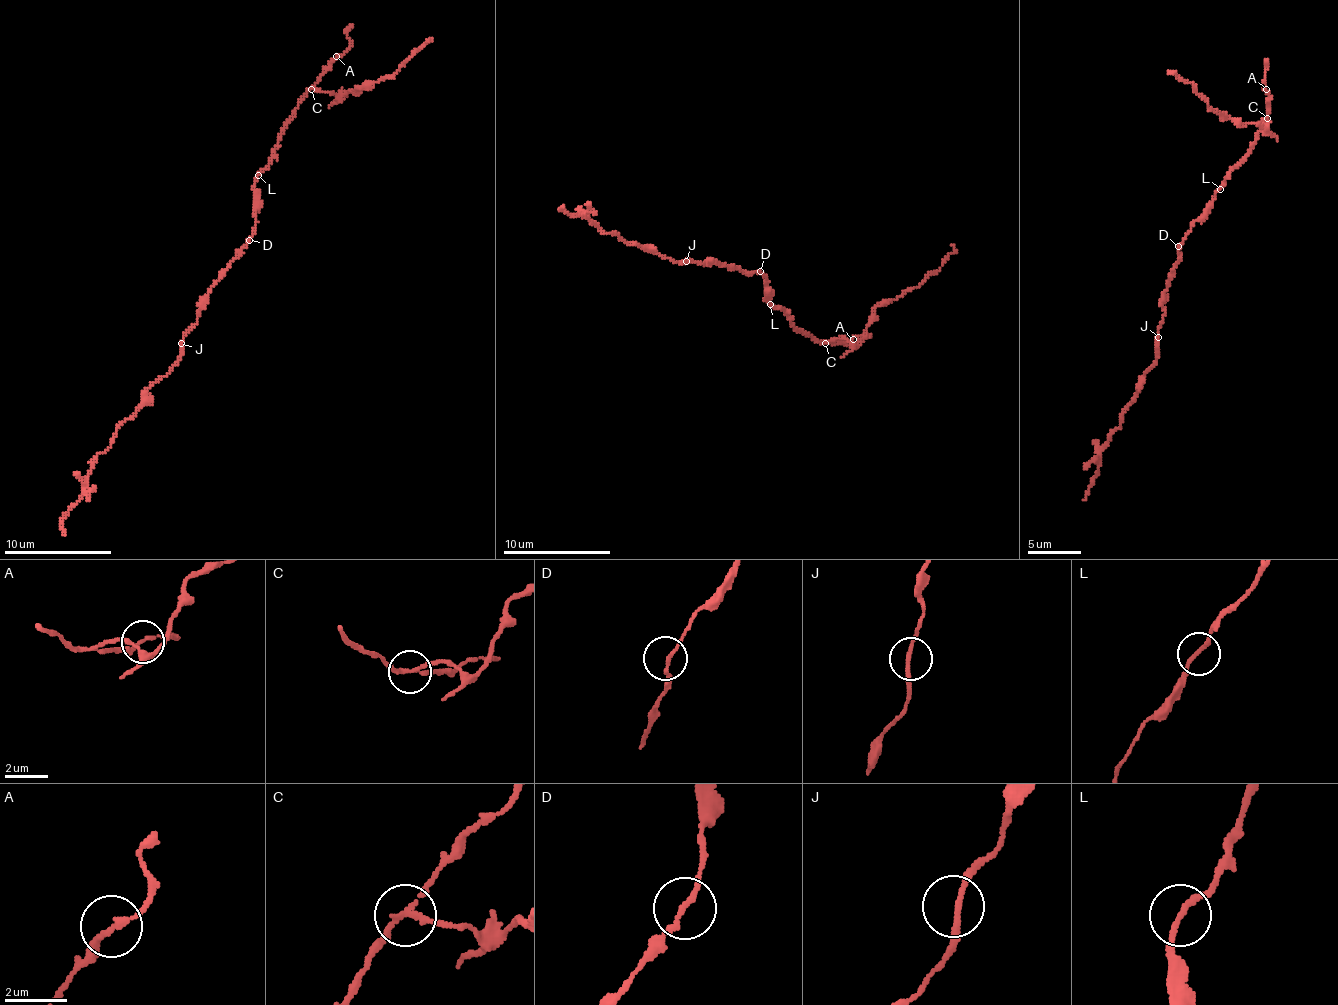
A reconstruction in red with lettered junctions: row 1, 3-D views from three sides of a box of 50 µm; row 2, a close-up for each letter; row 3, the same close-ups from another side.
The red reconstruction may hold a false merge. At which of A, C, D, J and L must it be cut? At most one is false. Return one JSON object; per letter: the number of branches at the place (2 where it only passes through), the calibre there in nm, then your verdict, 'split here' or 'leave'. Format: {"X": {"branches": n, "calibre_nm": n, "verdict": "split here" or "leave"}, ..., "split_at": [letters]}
{"A": {"branches": 2, "calibre_nm": 180, "verdict": "leave"}, "C": {"branches": 3, "calibre_nm": 150, "verdict": "split here"}, "D": {"branches": 2, "calibre_nm": 150, "verdict": "leave"}, "J": {"branches": 2, "calibre_nm": 190, "verdict": "leave"}, "L": {"branches": 2, "calibre_nm": 170, "verdict": "leave"}, "split_at": ["C"]}

